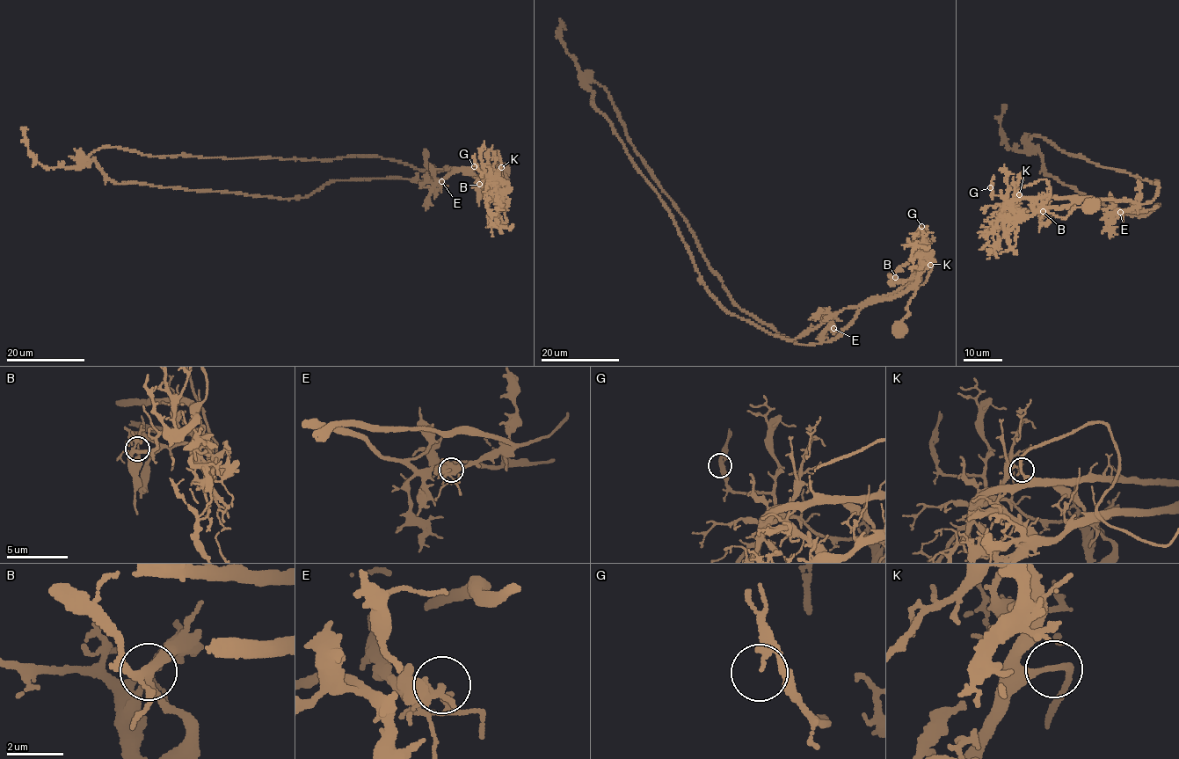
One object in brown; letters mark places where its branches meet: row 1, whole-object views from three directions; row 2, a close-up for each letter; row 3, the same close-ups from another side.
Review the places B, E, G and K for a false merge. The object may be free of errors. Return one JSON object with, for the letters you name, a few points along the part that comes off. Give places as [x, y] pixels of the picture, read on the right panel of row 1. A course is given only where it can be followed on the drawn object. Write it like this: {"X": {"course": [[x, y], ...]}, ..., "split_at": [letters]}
{"B": {"course": [[1043, 211], [1033, 211], [1084, 198], [1142, 203], [1160, 186], [1037, 136], [1028, 142], [1025, 134]]}, "split_at": ["B"]}

